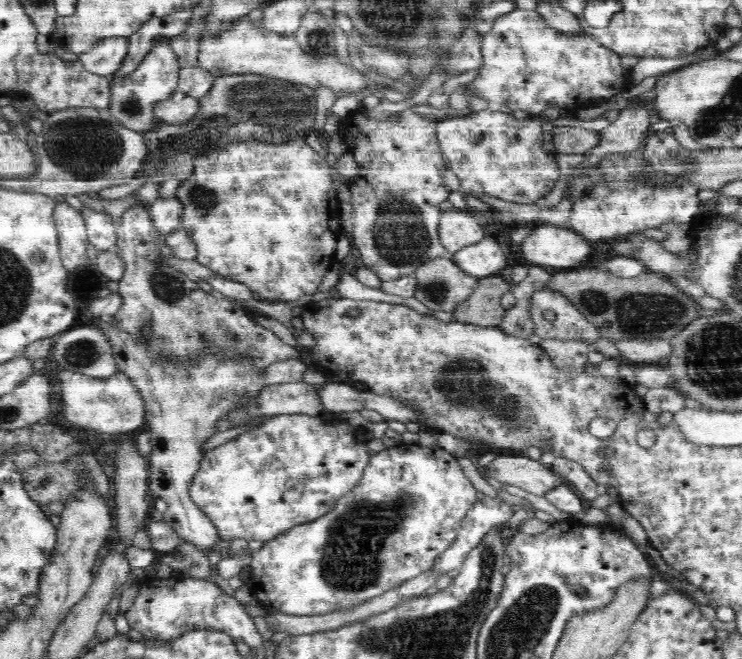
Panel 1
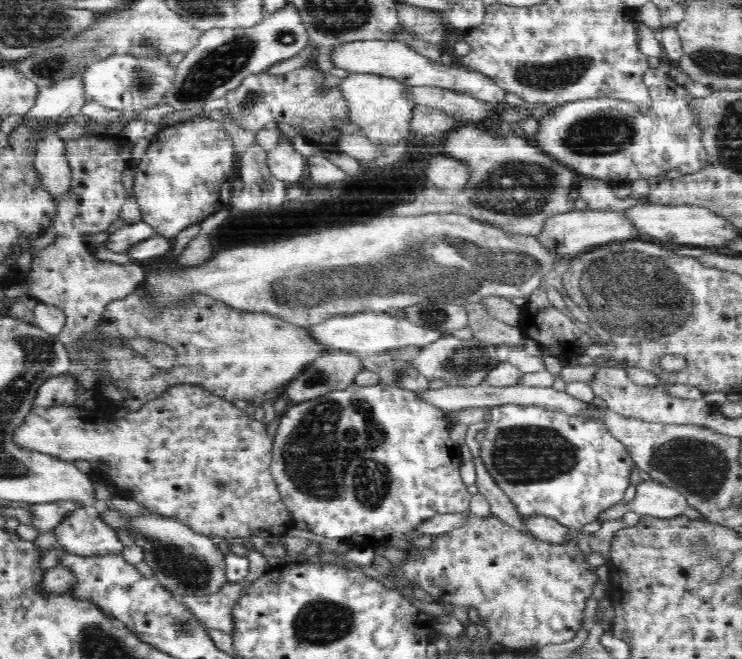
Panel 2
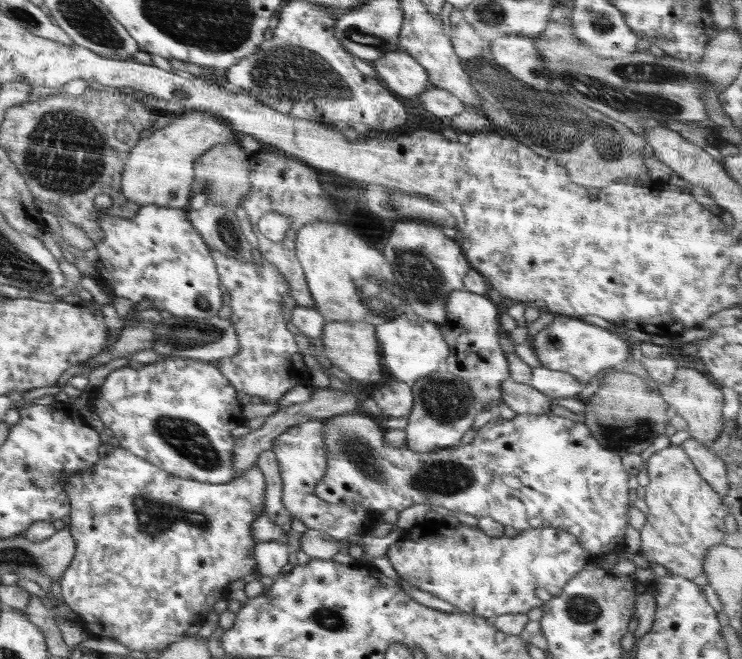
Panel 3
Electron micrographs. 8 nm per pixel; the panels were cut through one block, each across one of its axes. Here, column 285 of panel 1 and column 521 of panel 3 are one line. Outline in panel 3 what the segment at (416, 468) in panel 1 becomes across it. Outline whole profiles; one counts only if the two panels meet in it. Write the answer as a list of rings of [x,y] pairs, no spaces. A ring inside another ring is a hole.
[[[442,524],[413,526],[406,531],[402,540],[396,541],[388,549],[390,564],[401,579],[416,586],[424,592],[450,602],[462,613],[472,613],[491,620],[504,613],[527,613],[532,608],[542,606],[543,601],[536,596],[536,588],[545,588],[548,594],[556,596],[564,585],[582,569],[589,567],[588,560],[592,555],[584,550],[578,538],[560,528],[532,528],[522,530],[515,537],[488,536],[477,528],[460,524],[445,529]]]

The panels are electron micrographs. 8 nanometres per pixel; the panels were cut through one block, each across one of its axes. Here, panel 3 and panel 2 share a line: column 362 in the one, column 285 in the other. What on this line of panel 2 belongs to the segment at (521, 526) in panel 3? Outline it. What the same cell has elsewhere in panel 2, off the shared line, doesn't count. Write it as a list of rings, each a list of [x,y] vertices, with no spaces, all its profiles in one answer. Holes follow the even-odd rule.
[[[376,384],[370,387],[350,386],[347,390],[328,392],[318,399],[308,400],[300,404],[292,404],[287,407],[279,425],[277,426],[275,439],[273,440],[272,462],[270,463],[271,475],[278,486],[282,502],[289,508],[295,521],[303,520],[307,524],[307,530],[325,536],[326,538],[348,538],[348,536],[366,536],[374,530],[385,534],[400,532],[407,534],[420,526],[422,522],[434,518],[438,514],[454,514],[468,511],[472,495],[462,482],[459,468],[463,460],[456,446],[450,439],[453,424],[450,422],[448,412],[444,412],[435,406],[416,397],[416,393],[410,390]]]

